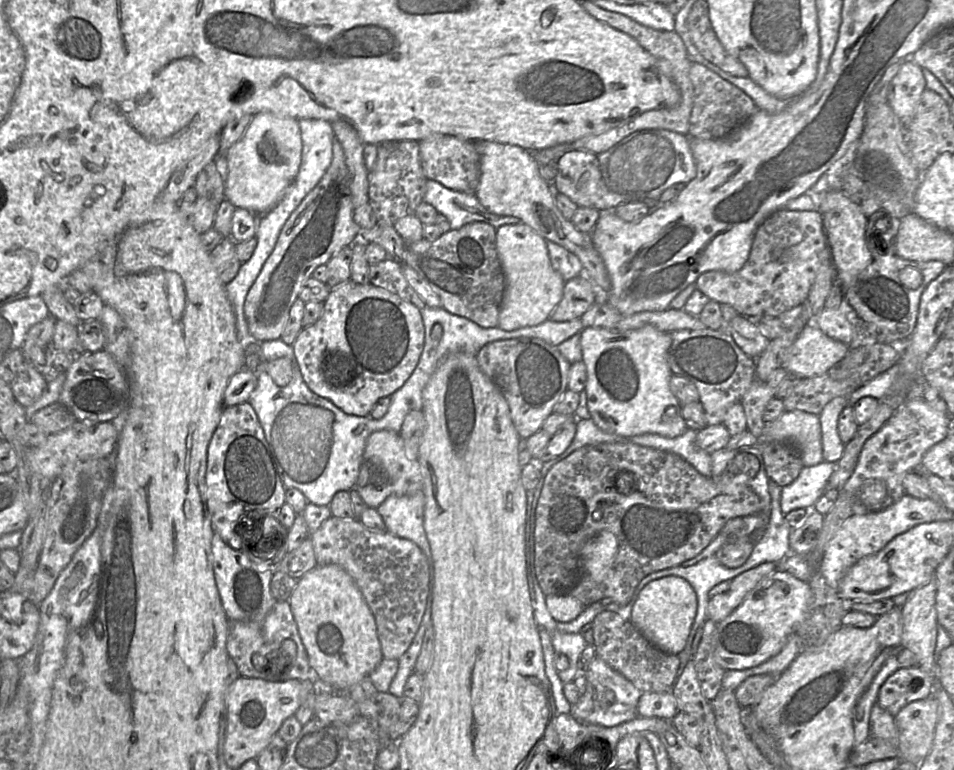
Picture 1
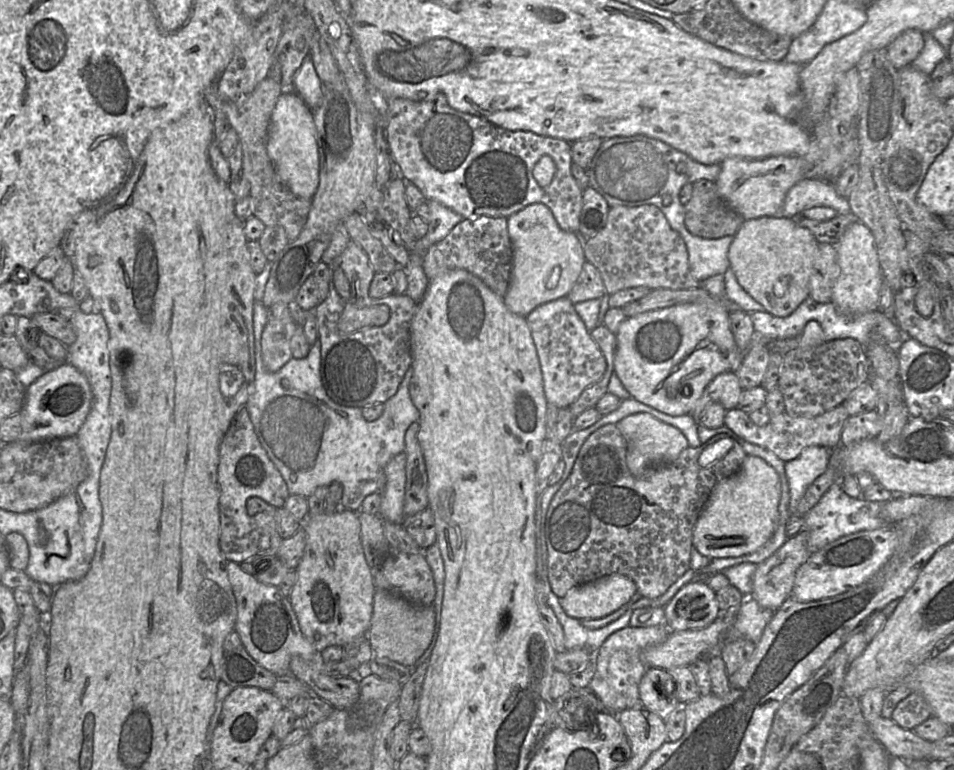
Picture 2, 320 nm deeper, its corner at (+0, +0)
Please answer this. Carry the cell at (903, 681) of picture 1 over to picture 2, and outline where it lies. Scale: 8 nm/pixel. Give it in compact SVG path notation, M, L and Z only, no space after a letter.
M911 692L897 704L891 719L906 730L913 730L931 716L931 708L925 699L920 694Z

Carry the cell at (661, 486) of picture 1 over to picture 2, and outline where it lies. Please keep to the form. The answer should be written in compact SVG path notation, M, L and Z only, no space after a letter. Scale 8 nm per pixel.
M607 424L600 427L585 440L569 477L551 500L545 516L544 537L548 551L548 579L552 591L560 599L573 587L610 574L624 575L633 580L637 587L637 593L641 597L655 599L665 593L679 577L690 569L693 530L710 493L721 480L738 472L747 456L742 446L724 433L712 437L699 447L687 447L672 463L650 468L639 476L635 476L629 471L626 464L626 454L627 444L616 424Z

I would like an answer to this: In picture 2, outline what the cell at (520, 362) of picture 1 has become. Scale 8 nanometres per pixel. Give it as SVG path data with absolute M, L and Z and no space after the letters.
M567 296L536 307L525 319L537 351L547 403L568 408L586 388L602 378L605 357Z

